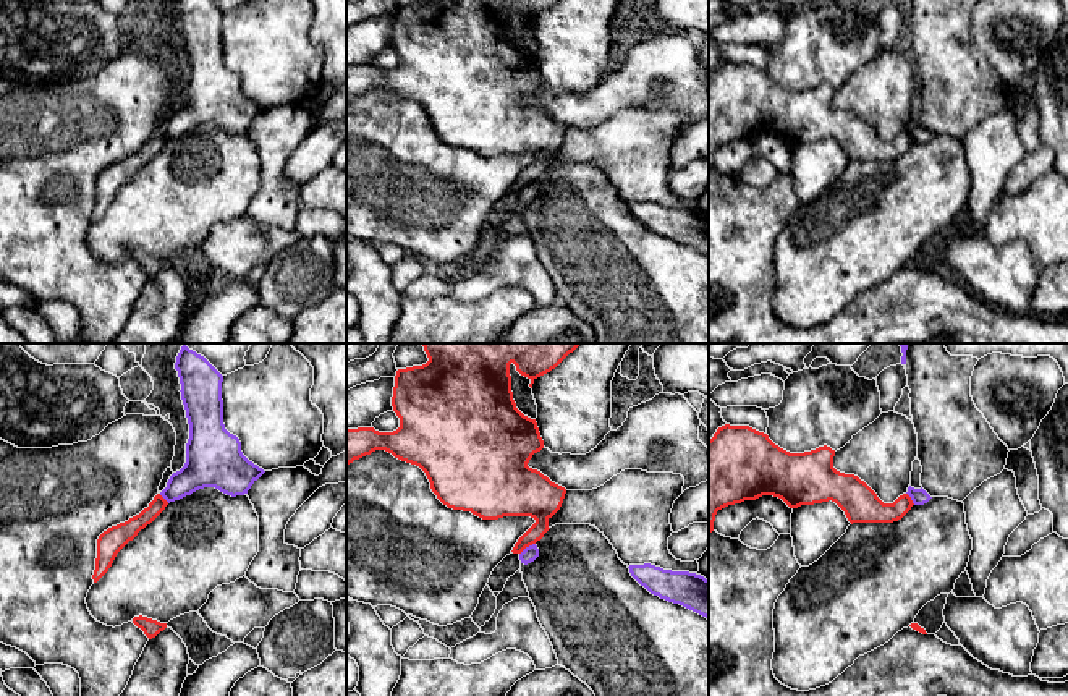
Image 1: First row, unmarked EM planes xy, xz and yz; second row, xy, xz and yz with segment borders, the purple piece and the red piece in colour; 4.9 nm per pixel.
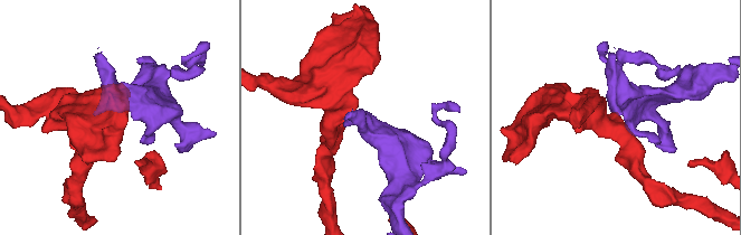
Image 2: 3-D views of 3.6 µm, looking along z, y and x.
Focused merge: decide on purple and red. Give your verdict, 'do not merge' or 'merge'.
do not merge

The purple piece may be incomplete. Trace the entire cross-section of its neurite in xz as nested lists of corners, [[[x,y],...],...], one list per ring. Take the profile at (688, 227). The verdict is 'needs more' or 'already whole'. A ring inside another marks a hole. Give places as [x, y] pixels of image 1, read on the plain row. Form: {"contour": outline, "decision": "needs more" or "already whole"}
{"contour": [[[644,201],[629,202],[631,214],[651,231],[680,241],[709,257],[709,217],[689,209],[672,209]]], "decision": "already whole"}

